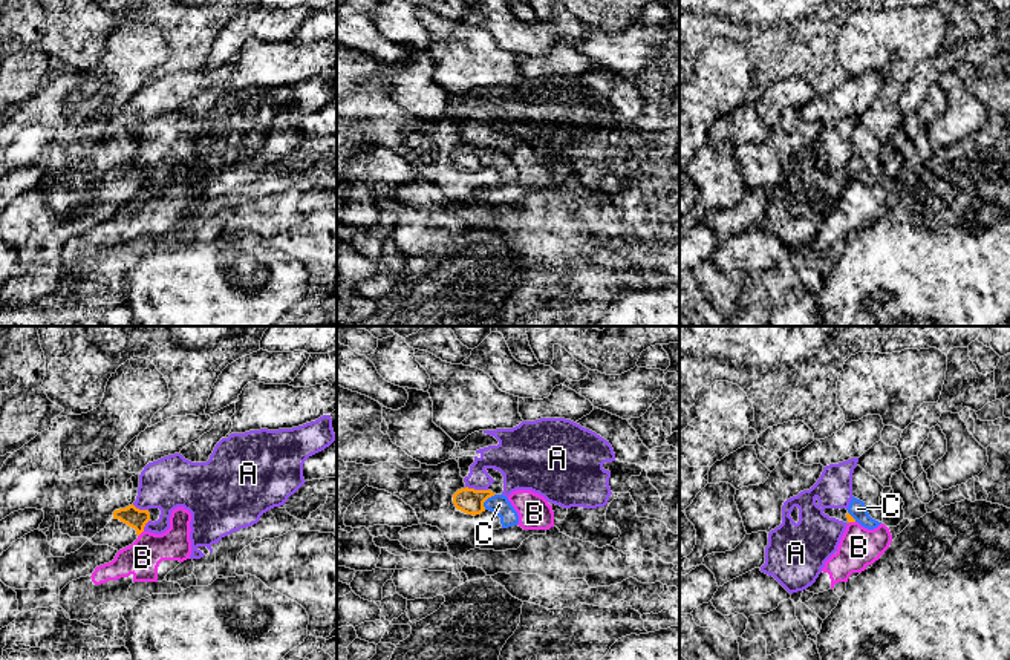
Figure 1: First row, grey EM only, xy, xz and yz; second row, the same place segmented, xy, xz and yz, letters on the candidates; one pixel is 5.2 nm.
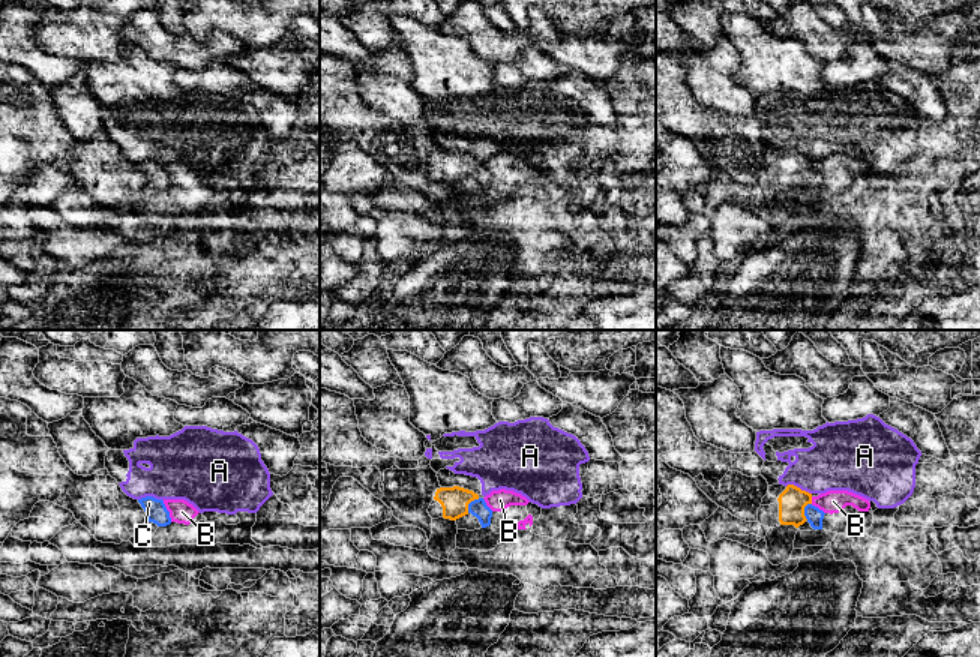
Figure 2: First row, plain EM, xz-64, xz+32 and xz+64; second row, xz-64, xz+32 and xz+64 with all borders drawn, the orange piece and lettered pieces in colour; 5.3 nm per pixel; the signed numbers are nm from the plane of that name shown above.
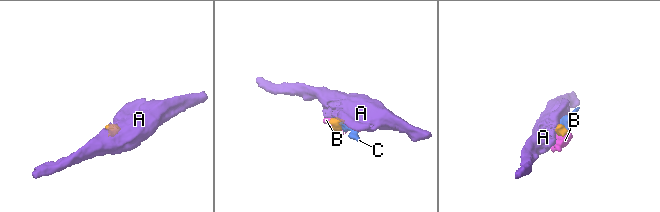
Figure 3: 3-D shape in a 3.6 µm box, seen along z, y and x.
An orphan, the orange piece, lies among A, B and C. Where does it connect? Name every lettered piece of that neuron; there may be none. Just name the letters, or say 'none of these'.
C

